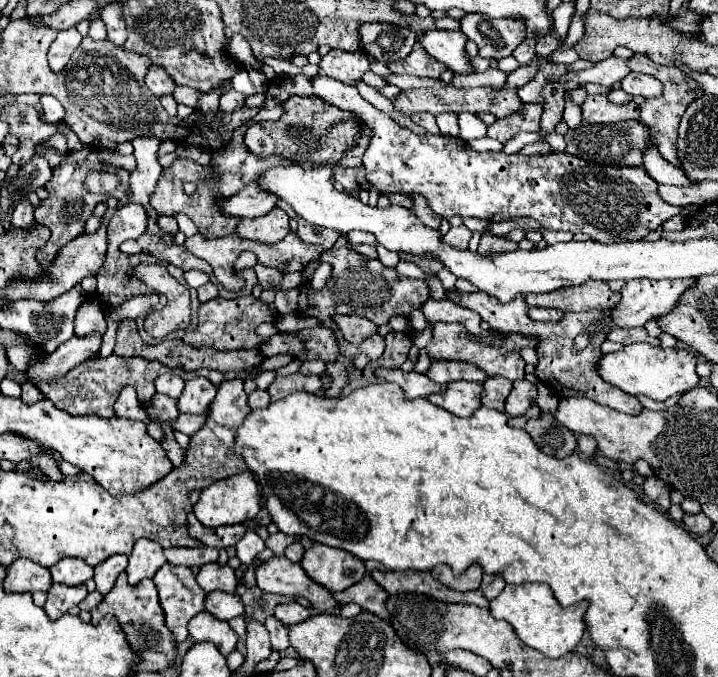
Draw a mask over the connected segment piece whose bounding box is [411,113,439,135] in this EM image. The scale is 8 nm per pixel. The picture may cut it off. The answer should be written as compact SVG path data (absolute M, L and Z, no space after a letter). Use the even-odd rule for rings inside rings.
M413 113L411 115L411 119L417 123L417 125L421 125L421 127L425 127L429 133L439 133L439 127L437 127L437 123L435 123L435 117L431 115L431 113Z

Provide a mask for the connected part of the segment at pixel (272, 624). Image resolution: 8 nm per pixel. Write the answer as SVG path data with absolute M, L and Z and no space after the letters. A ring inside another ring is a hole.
M267 617L265 627L267 627L269 637L271 637L271 647L275 651L285 651L289 647L289 627L273 617Z

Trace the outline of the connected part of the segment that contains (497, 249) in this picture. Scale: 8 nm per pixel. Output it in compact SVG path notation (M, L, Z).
M489 229L483 231L481 235L481 243L479 243L479 253L501 253L501 251L513 251L517 249L517 243L503 237L503 235L495 235Z

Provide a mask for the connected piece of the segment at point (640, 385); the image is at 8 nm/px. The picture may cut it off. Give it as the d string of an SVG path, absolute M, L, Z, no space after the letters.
M635 343L623 347L617 353L603 355L599 363L599 375L629 395L645 395L655 401L665 401L673 395L687 393L699 385L699 375L695 371L695 365L697 357L689 349L683 347L663 349L663 347L651 347L647 343Z

